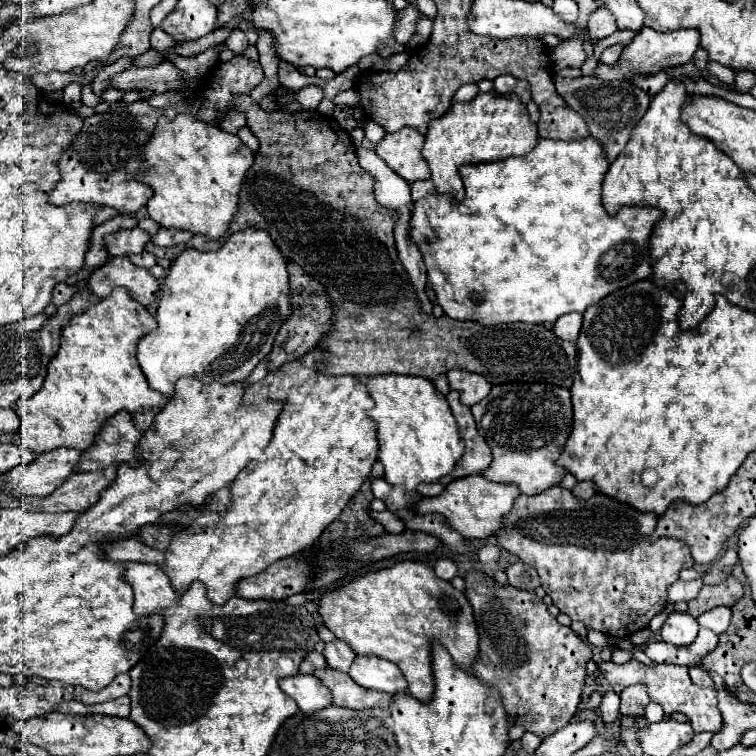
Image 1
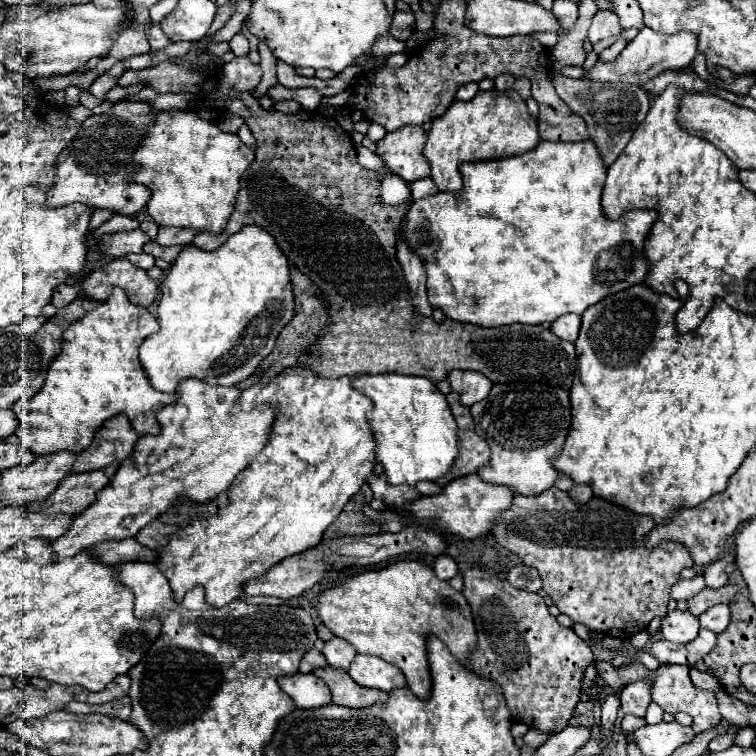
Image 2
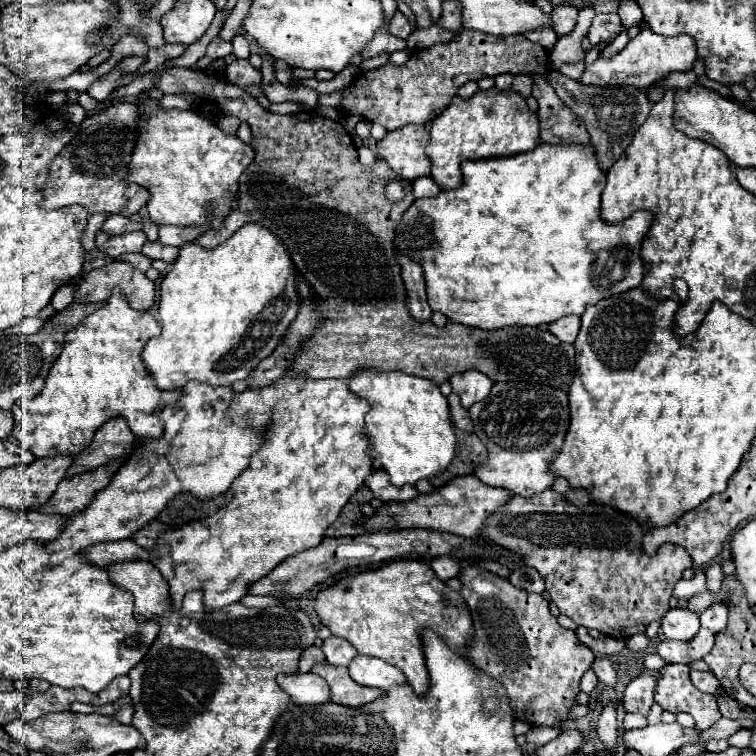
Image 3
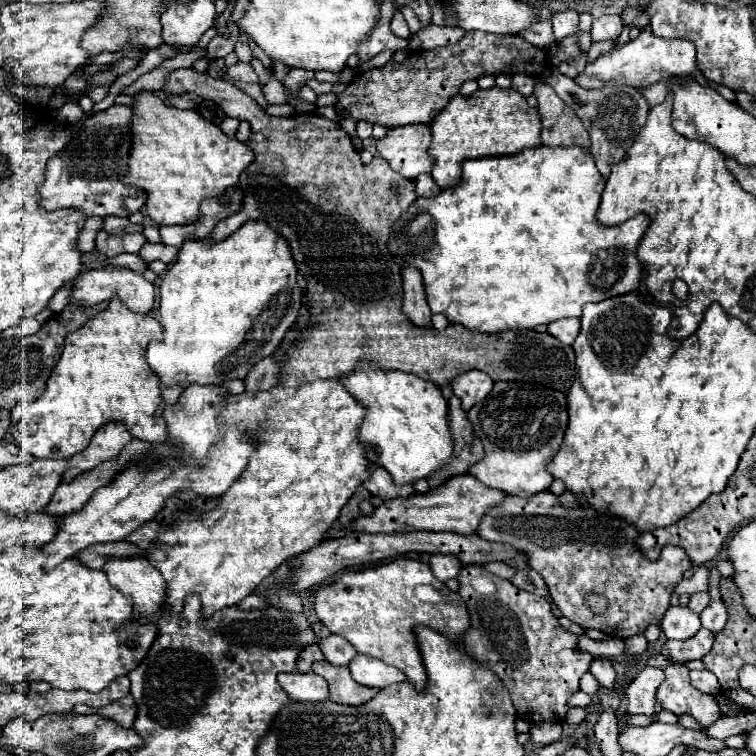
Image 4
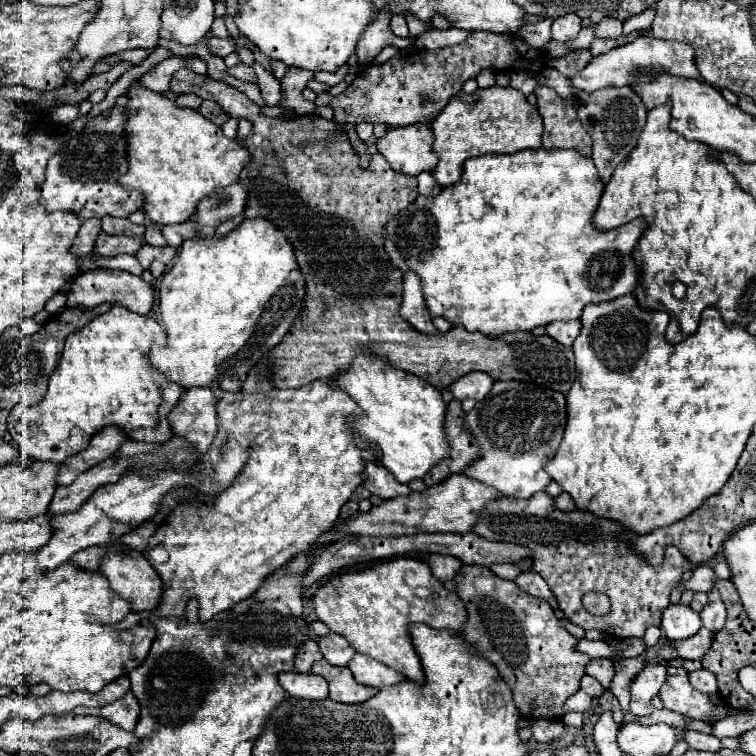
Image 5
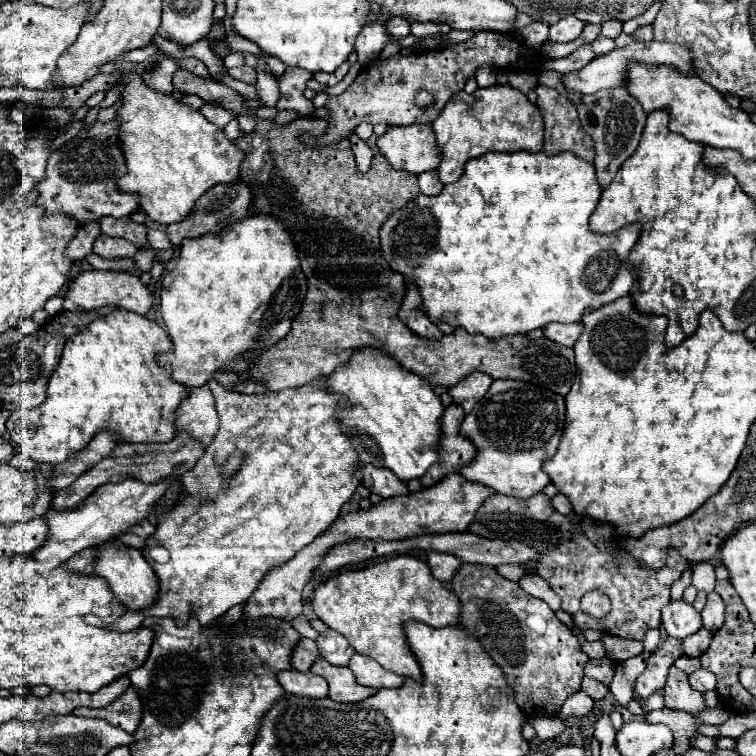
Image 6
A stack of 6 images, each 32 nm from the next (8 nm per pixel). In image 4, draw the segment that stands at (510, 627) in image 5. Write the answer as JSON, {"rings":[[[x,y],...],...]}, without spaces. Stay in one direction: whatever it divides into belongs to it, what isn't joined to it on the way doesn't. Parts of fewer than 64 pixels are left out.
{"rings":[[[476,564],[464,566],[456,580],[460,582],[458,594],[470,612],[470,630],[464,638],[466,654],[496,672],[510,692],[518,718],[564,722],[570,710],[568,700],[578,692],[578,682],[594,656],[580,650],[578,636],[558,624],[544,596],[520,590],[510,580],[502,580]]]}

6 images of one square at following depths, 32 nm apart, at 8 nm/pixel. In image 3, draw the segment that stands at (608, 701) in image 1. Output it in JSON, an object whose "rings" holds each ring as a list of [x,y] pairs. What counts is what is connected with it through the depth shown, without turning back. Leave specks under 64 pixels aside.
{"rings":[[[616,702],[604,704],[602,714],[600,714],[600,720],[598,720],[598,726],[596,726],[598,738],[606,744],[606,750],[608,752],[614,752],[614,748],[616,748],[616,736],[618,736],[618,730],[616,730],[618,728],[616,708],[618,708]]]}

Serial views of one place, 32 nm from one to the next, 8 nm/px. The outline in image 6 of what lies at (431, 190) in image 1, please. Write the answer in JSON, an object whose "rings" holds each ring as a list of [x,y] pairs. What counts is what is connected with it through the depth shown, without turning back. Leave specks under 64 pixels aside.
{"rings":[[[432,170],[432,172],[422,172],[420,176],[418,176],[418,182],[420,182],[420,192],[422,194],[428,194],[428,196],[436,196],[436,194],[440,194],[442,192],[442,184],[440,184],[440,180],[438,180],[438,176],[436,176],[436,172]]]}

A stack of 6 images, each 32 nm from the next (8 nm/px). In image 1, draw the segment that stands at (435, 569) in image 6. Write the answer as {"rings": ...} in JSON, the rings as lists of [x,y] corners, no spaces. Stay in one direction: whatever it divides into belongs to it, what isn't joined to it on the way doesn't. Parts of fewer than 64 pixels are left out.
{"rings":[[[438,560],[436,562],[436,566],[434,566],[434,572],[440,576],[440,578],[444,578],[444,580],[452,580],[452,578],[456,578],[456,564],[452,562],[452,560]]]}

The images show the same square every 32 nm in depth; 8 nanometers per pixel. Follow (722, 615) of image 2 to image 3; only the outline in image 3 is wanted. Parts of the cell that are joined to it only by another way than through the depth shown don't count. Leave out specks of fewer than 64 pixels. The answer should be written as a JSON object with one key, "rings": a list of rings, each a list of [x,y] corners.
{"rings":[[[716,604],[714,608],[708,608],[700,614],[700,624],[714,634],[722,632],[728,624],[728,606],[726,604]]]}

